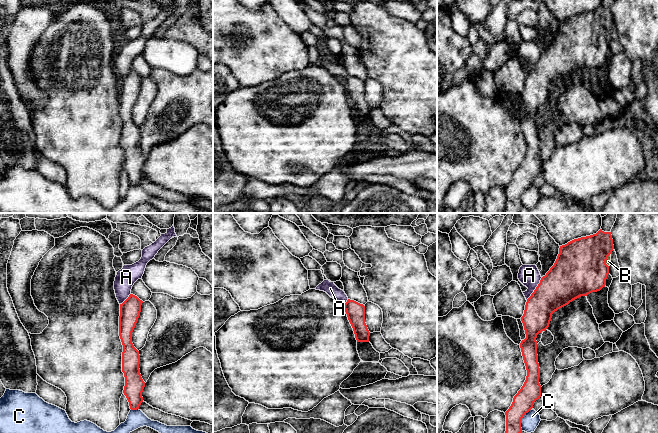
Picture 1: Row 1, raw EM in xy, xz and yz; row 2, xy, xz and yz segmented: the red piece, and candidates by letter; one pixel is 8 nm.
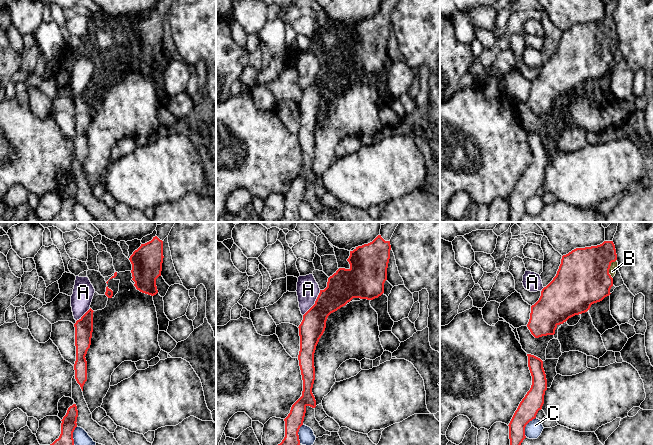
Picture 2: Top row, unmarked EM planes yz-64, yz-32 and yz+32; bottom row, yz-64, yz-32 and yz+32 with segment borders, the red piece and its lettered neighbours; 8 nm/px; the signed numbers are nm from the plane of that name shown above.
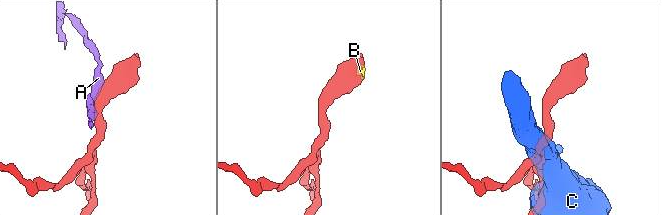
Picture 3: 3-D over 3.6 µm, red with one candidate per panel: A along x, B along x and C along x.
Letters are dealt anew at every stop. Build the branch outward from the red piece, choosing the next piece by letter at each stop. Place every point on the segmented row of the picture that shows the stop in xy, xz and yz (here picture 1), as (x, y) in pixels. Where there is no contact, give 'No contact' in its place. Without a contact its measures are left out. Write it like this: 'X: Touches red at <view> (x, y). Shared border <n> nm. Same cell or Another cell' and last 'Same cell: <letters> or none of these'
A: Touches red at yz (536, 288). Shared border 220 nm. Another cell
B: Touches red at yz (606, 259). Shared border 110 nm. Same cell
C: Touches red at yz (521, 419). Shared border 190 nm. Another cell
Same cell: B

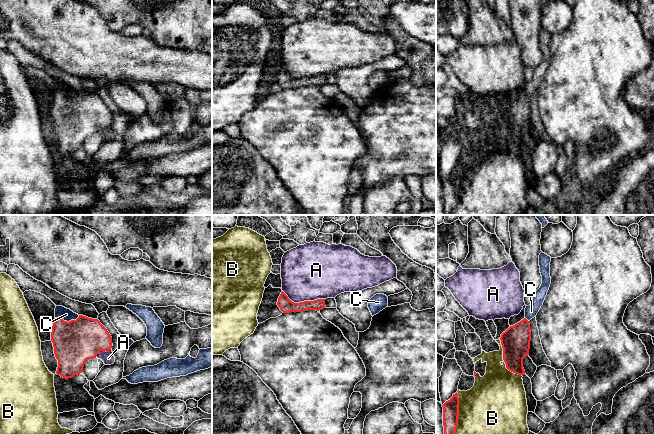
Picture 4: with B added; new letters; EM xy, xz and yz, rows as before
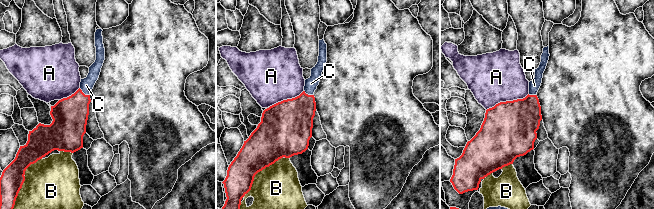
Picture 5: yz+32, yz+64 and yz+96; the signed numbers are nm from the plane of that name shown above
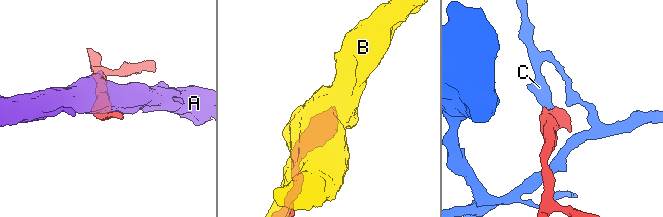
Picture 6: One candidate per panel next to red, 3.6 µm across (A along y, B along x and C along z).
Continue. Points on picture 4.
A: Touches red at xz (303, 302). Shared border 360 nm. Another cell
B: Touches red at yz (504, 361). Shared border 360 nm. Another cell
C: Touches red at xy (66, 321). Shared border 200 nm. Same cell
Same cell: C

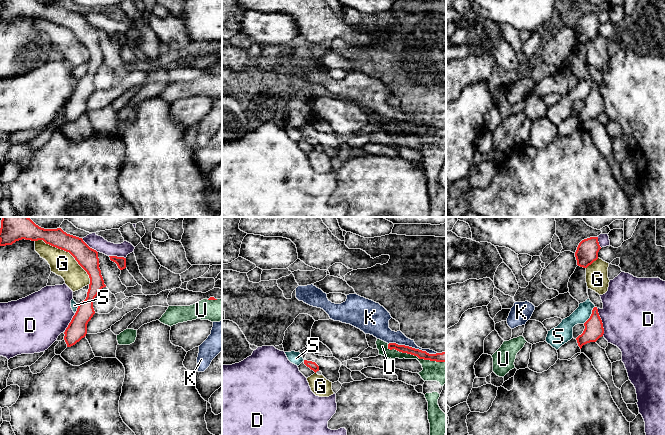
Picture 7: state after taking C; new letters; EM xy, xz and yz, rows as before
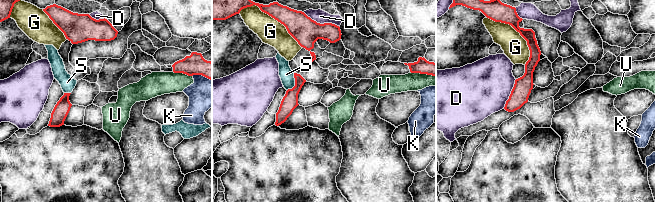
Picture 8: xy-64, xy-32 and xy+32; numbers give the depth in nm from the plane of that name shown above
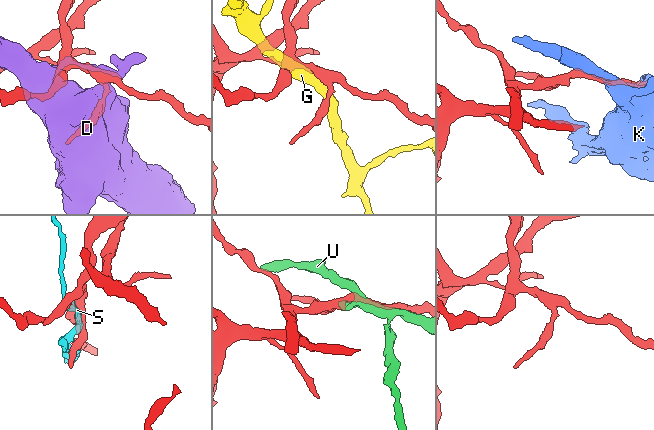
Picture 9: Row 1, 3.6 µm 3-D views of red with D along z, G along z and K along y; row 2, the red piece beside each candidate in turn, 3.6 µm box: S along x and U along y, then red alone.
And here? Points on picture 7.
D: Touches red at yz (601, 322). Shared border 240 nm. Another cell
G: Touches red at xy (68, 251). Shared border 550 nm. Another cell
K: Touches red at xz (411, 347). Shared border 400 nm. Another cell
S: Touches red at yz (591, 315). Shared border 170 nm. Another cell
U: Touches red at xz (415, 355). Shared border 500 nm. Another cell
Same cell: none of these

